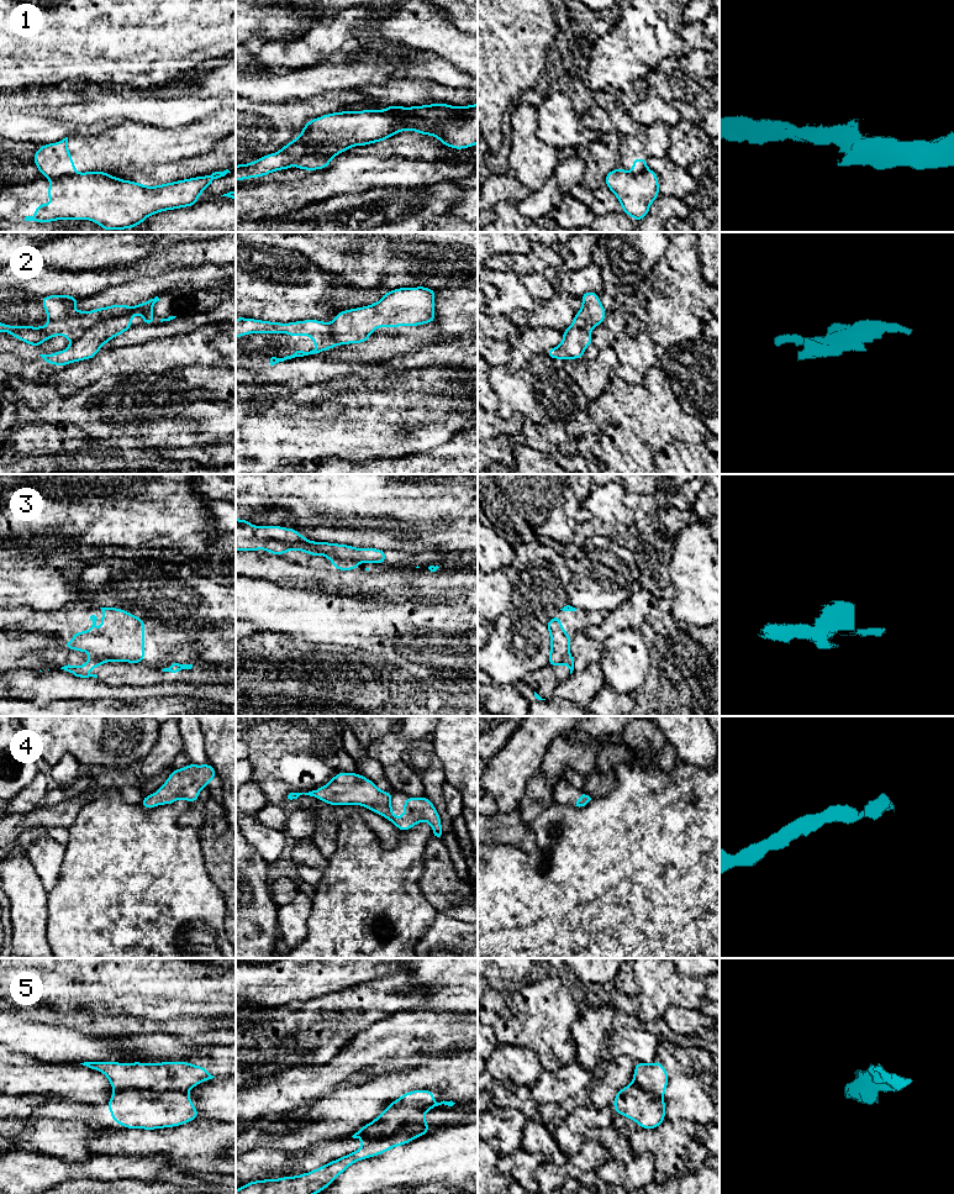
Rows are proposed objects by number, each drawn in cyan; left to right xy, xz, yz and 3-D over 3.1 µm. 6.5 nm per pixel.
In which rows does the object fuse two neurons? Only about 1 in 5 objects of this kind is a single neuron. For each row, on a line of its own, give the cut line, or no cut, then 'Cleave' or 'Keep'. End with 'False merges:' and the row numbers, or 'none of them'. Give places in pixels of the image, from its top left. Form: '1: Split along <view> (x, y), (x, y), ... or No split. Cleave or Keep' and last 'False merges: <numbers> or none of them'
1: Split along xz (302, 142), (306, 152), (295, 163). Cleave
2: Split along xy (151, 310), (147, 313), (131, 311), (103, 317), (72, 341). Cleave
3: Split along xz (325, 555), (358, 562). Cleave
4: No split. Keep
5: Split along xy (114, 1090), (152, 1089), (157, 1092), (182, 1090), (185, 1093). Cleave
False merges: 1, 2, 3, 5

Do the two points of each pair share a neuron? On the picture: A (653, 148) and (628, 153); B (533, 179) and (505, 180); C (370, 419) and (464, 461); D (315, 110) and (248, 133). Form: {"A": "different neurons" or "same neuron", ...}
{"A": "same neuron", "B": "different neurons", "C": "different neurons", "D": "same neuron"}

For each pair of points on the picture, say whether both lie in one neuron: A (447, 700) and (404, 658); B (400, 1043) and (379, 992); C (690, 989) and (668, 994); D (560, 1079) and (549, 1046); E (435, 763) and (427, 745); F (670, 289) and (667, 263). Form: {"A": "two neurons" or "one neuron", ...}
{"A": "two neurons", "B": "two neurons", "C": "one neuron", "D": "two neurons", "E": "one neuron", "F": "one neuron"}

